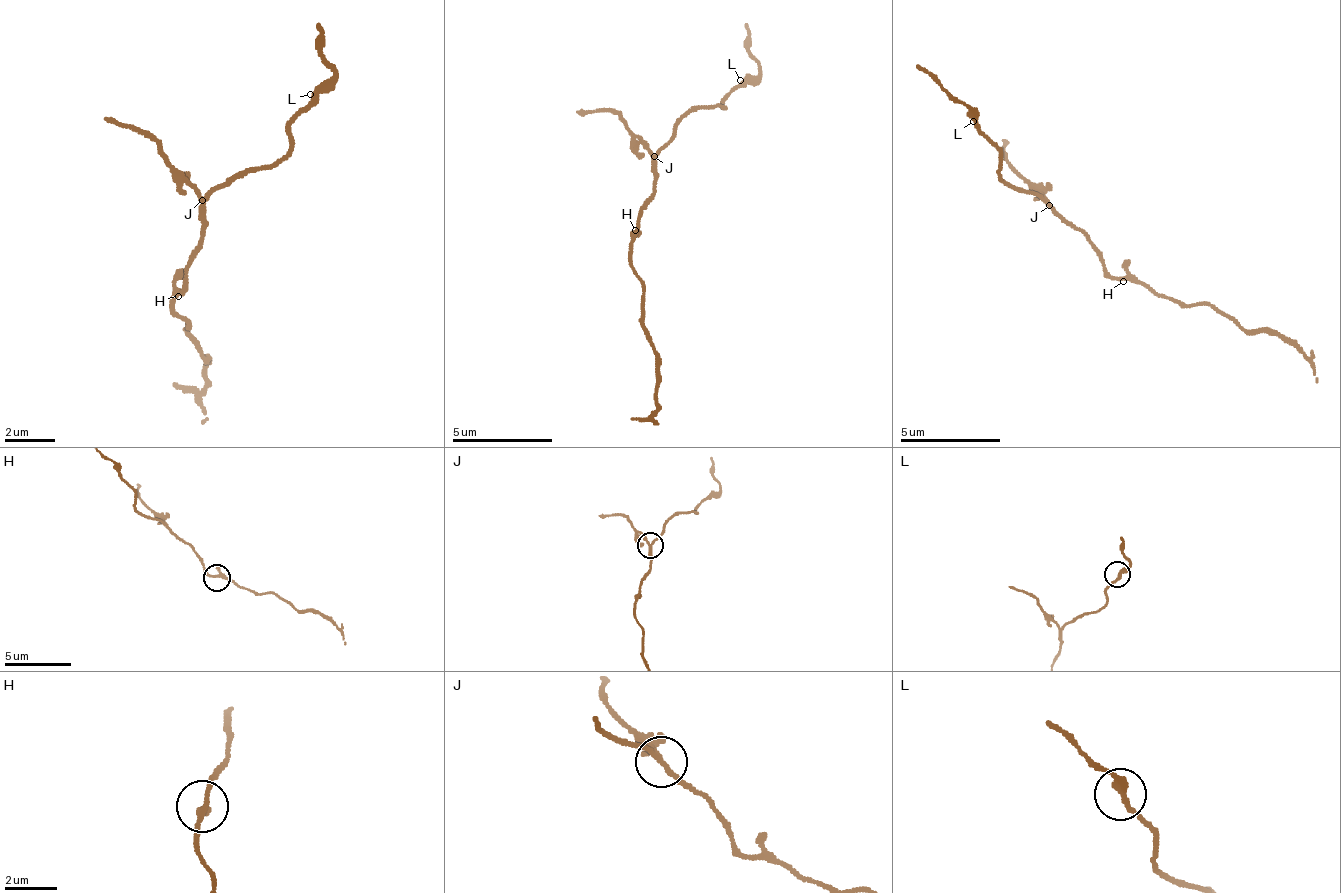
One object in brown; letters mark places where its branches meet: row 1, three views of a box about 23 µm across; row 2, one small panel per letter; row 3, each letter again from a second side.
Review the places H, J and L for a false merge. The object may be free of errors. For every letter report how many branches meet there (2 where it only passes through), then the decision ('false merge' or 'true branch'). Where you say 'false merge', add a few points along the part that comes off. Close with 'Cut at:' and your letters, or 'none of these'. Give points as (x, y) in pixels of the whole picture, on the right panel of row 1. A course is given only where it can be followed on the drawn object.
H: 3 branches meet; true branch
J: 3 branches meet; false merge; foreign part runs (1048, 206), (1003, 156), (1003, 141)
L: 2 branches meet; true branch
Cut at: J

